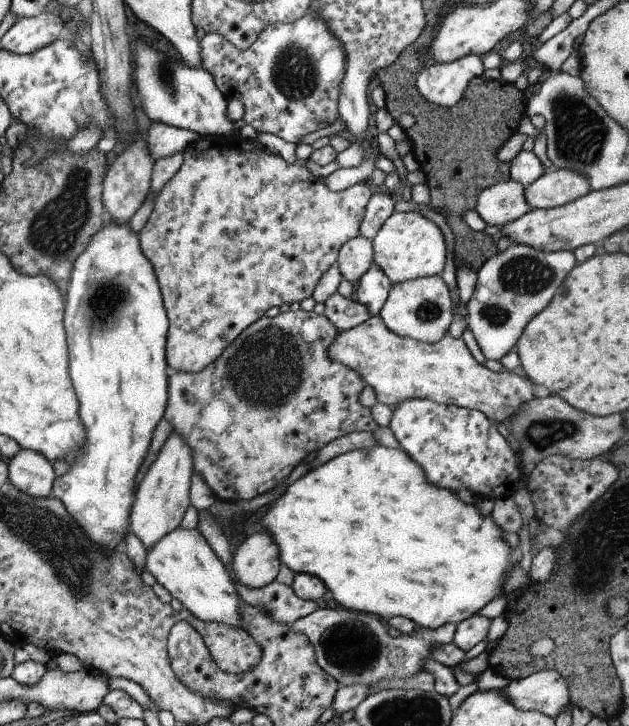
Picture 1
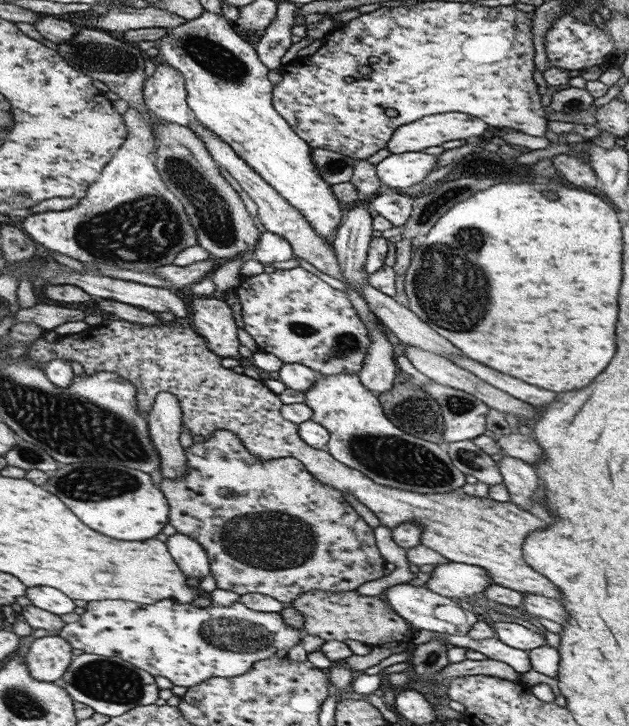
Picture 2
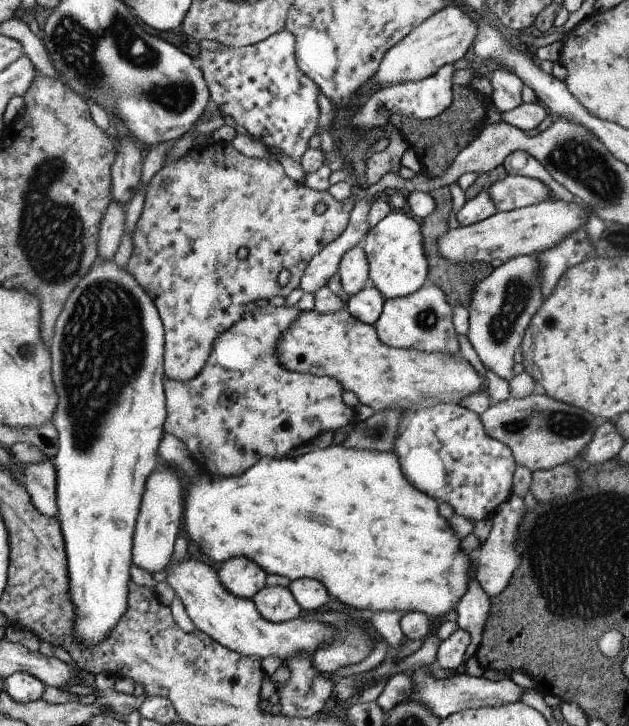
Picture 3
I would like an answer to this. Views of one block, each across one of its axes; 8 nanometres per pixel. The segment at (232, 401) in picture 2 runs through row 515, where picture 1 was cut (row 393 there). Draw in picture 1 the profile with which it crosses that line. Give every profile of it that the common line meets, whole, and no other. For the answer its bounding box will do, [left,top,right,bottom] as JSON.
[328,315,536,425]

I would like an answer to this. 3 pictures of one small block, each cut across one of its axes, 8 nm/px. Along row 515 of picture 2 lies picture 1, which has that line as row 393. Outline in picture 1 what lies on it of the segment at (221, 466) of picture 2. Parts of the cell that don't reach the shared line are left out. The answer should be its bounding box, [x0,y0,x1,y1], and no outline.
[166,309,380,502]

